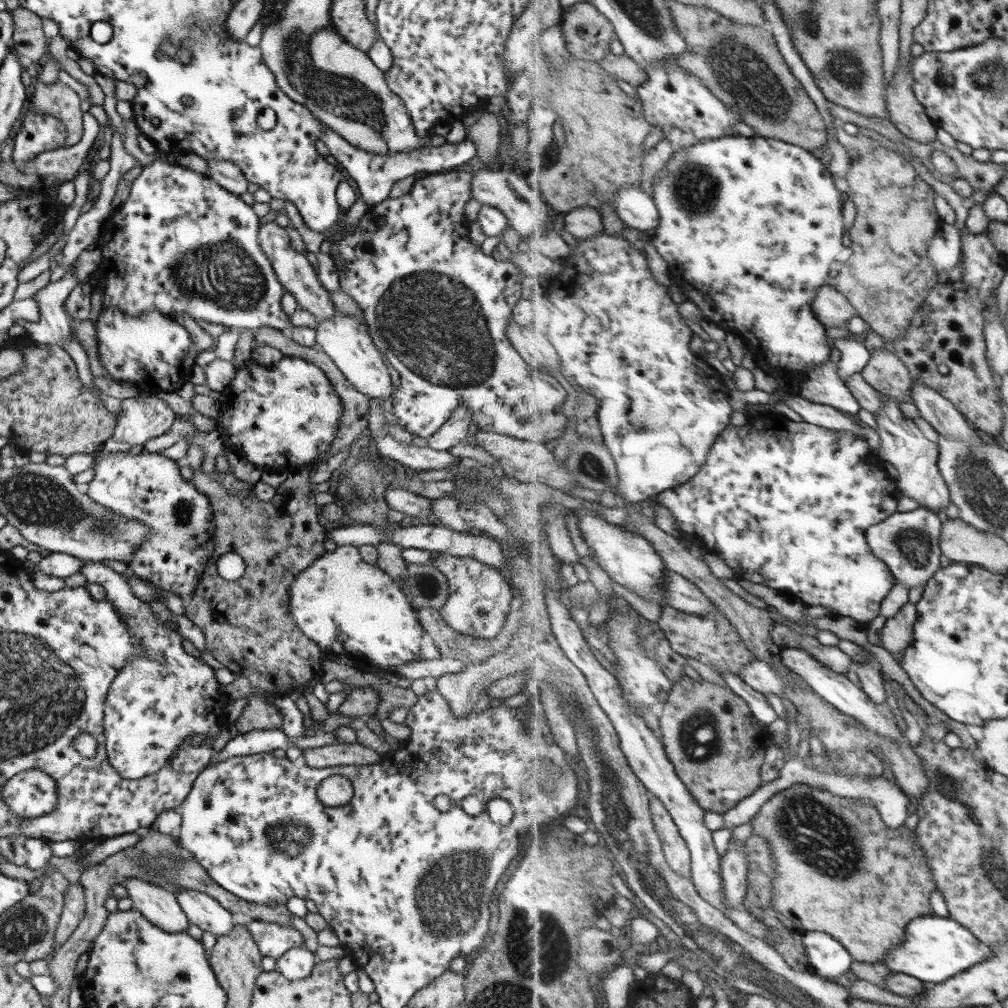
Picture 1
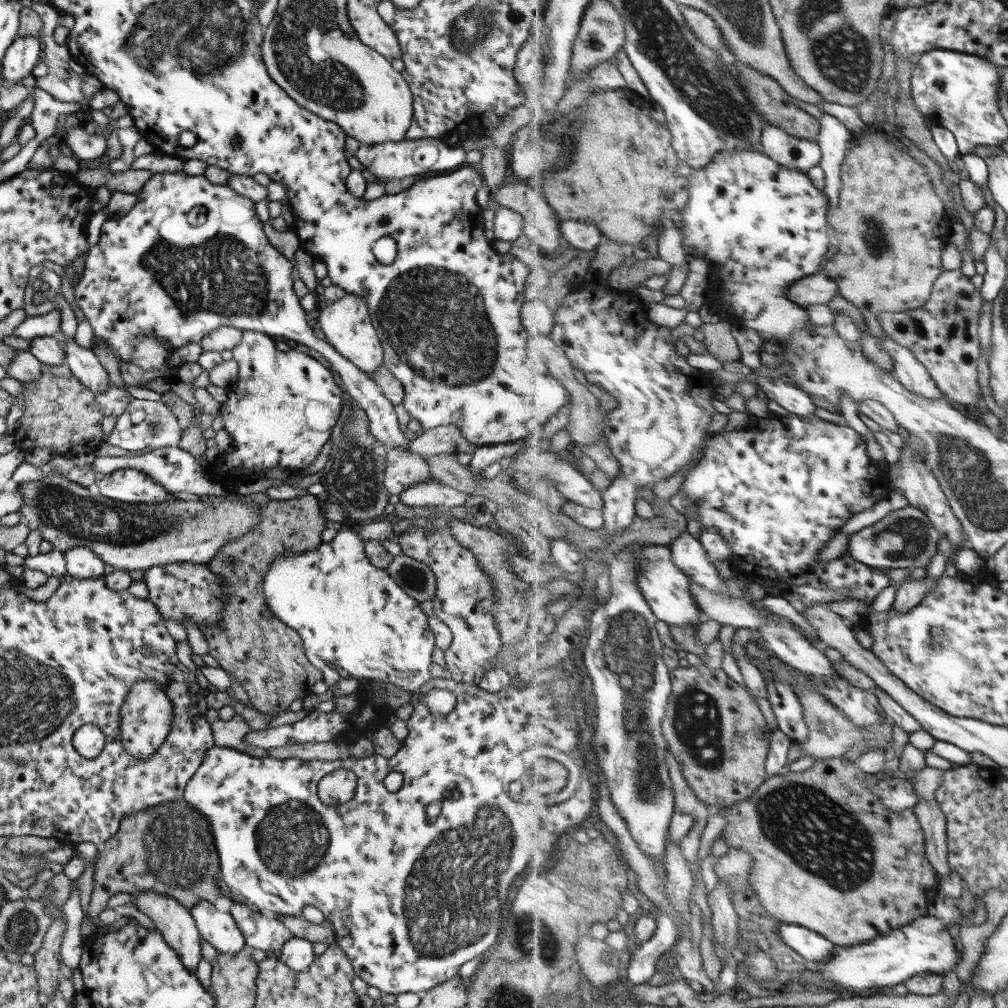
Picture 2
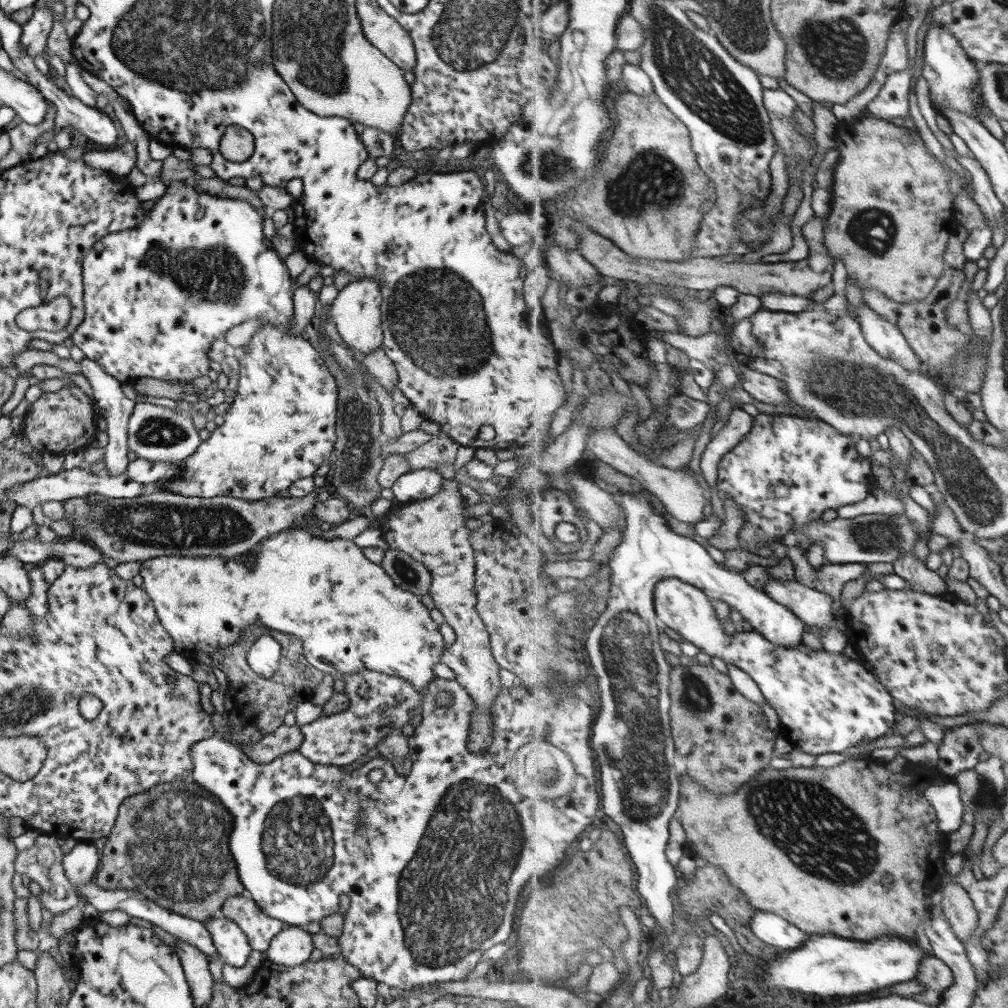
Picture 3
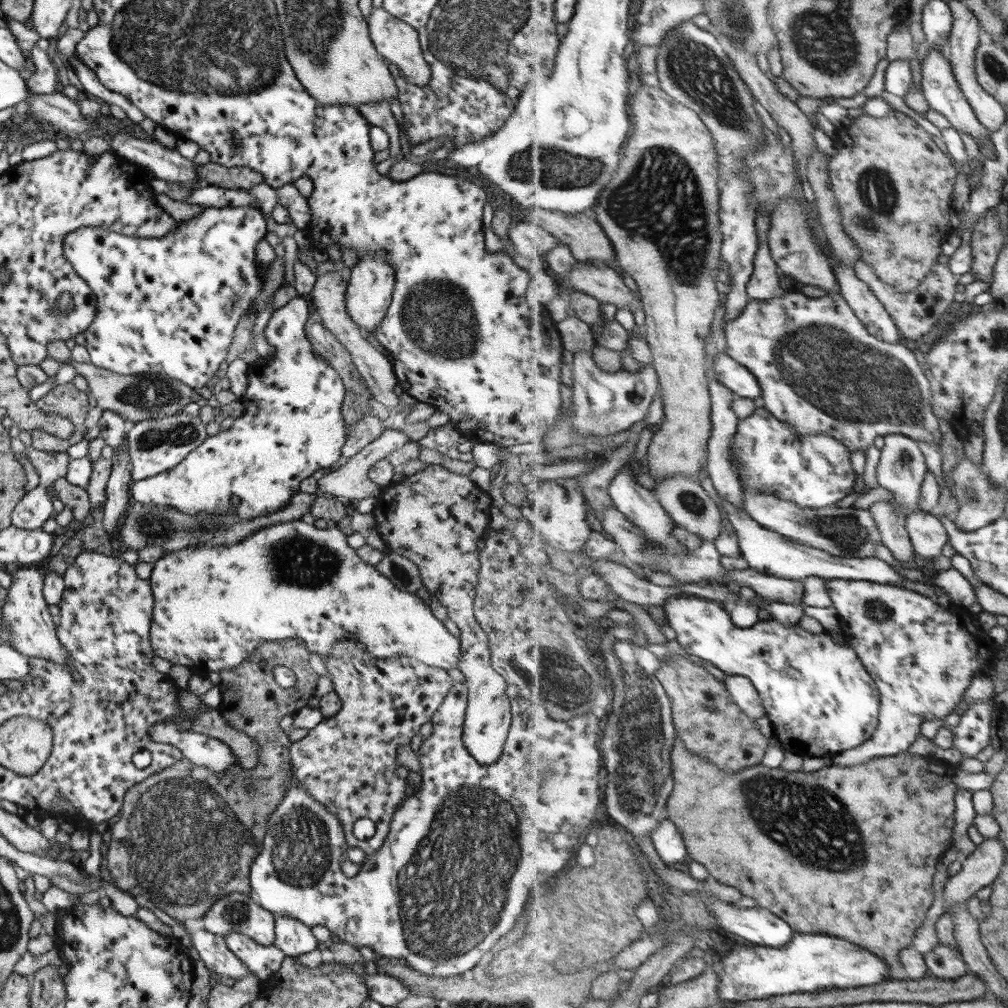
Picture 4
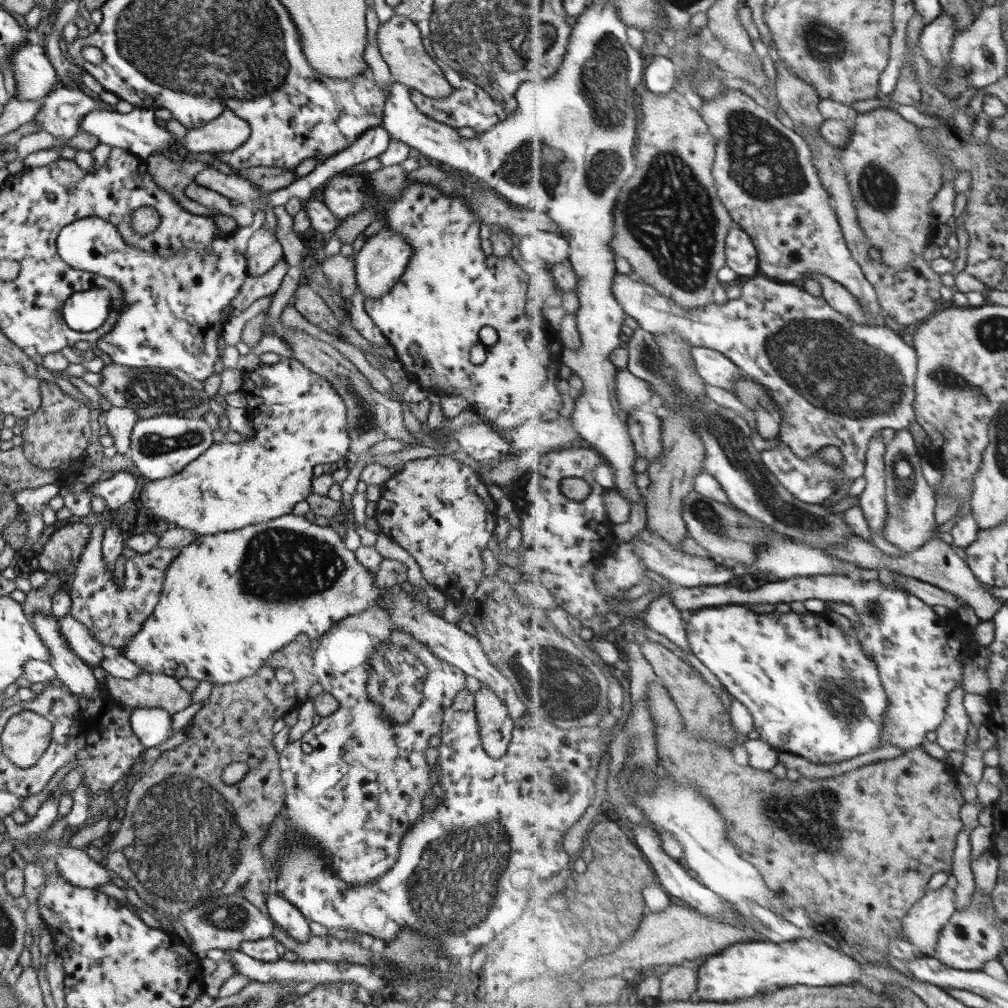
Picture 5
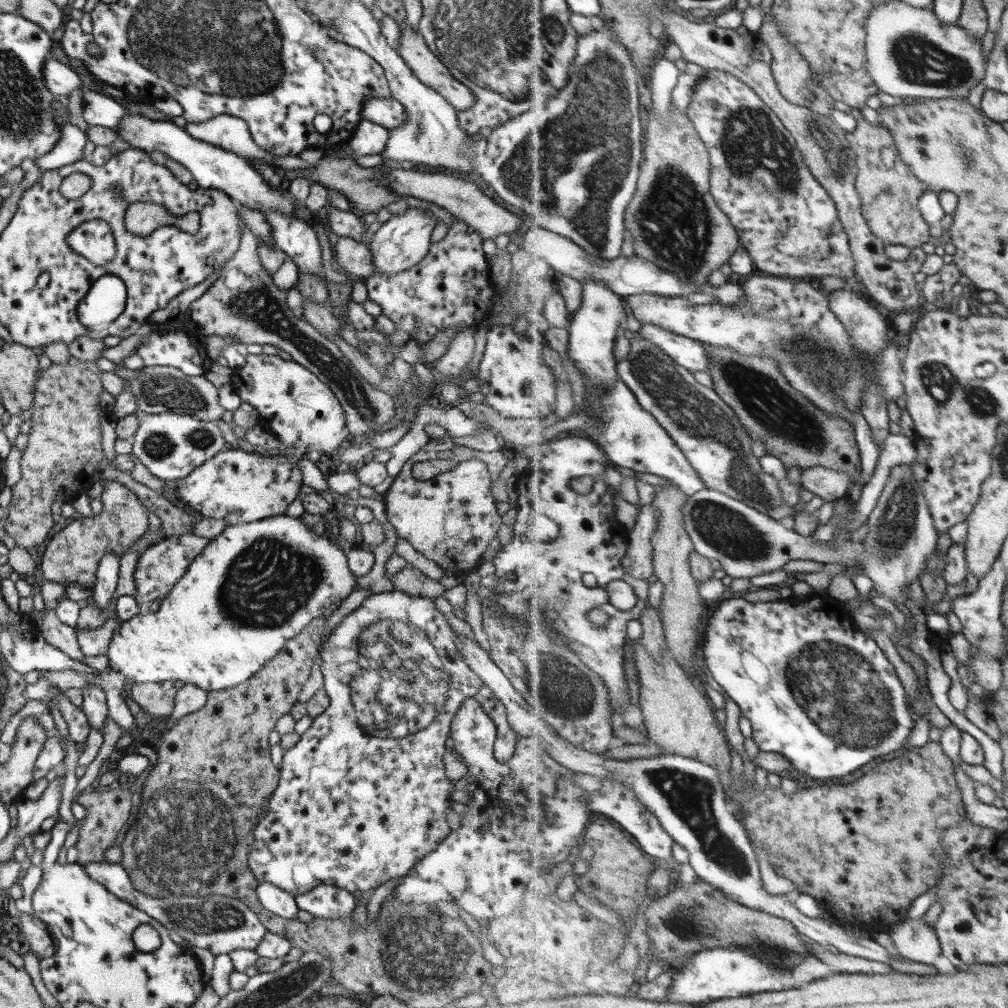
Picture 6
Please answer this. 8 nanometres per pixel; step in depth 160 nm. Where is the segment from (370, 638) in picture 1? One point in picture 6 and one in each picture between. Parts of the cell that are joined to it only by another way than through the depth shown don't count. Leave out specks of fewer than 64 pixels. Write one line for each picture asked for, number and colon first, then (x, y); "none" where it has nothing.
2: (348, 614)
3: (348, 614)
4: (212, 605)
5: (229, 600)
6: (255, 585)

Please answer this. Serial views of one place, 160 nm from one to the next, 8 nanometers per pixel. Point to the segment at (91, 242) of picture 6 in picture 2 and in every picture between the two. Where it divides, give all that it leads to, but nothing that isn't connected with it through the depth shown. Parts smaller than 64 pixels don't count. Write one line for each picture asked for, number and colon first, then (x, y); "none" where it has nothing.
2: (151, 274)
3: (156, 295)
4: (169, 305)
5: (173, 309)

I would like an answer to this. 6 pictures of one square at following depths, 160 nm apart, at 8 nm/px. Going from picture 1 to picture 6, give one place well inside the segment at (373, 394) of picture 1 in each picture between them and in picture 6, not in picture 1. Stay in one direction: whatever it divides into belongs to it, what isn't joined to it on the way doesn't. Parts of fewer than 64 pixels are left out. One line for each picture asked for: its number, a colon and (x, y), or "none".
2: (345, 323)
3: (356, 311)
4: (370, 285)
5: (379, 263)
6: (400, 242)

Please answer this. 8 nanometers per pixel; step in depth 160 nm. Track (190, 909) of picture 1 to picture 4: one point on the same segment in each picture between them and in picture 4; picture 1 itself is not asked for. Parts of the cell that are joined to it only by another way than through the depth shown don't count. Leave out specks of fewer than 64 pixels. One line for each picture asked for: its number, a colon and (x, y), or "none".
2: (218, 929)
3: (230, 943)
4: (263, 961)

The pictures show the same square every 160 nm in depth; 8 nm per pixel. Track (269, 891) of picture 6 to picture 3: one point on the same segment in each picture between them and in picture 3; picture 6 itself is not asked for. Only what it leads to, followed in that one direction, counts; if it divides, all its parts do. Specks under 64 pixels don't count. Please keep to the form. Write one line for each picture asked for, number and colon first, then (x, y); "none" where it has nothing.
3: (292, 946)
4: (291, 937)
5: (287, 917)

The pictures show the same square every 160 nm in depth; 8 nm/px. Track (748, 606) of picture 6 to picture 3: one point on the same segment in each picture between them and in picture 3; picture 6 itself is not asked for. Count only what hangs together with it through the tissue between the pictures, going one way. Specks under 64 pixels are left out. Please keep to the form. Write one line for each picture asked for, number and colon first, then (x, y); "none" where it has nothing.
3: (826, 702)
4: (820, 700)
5: (813, 691)

